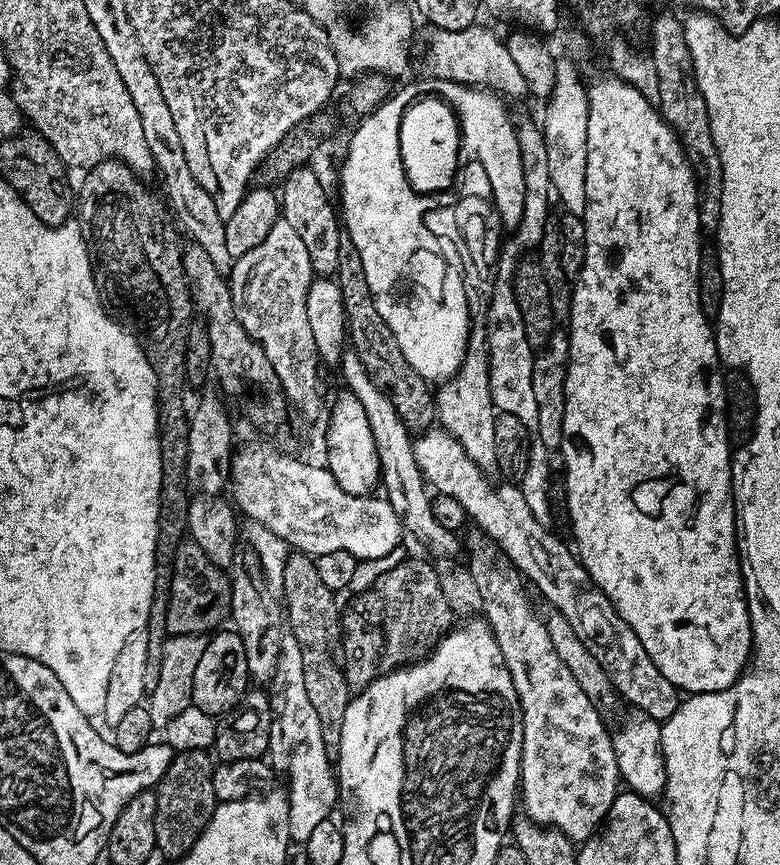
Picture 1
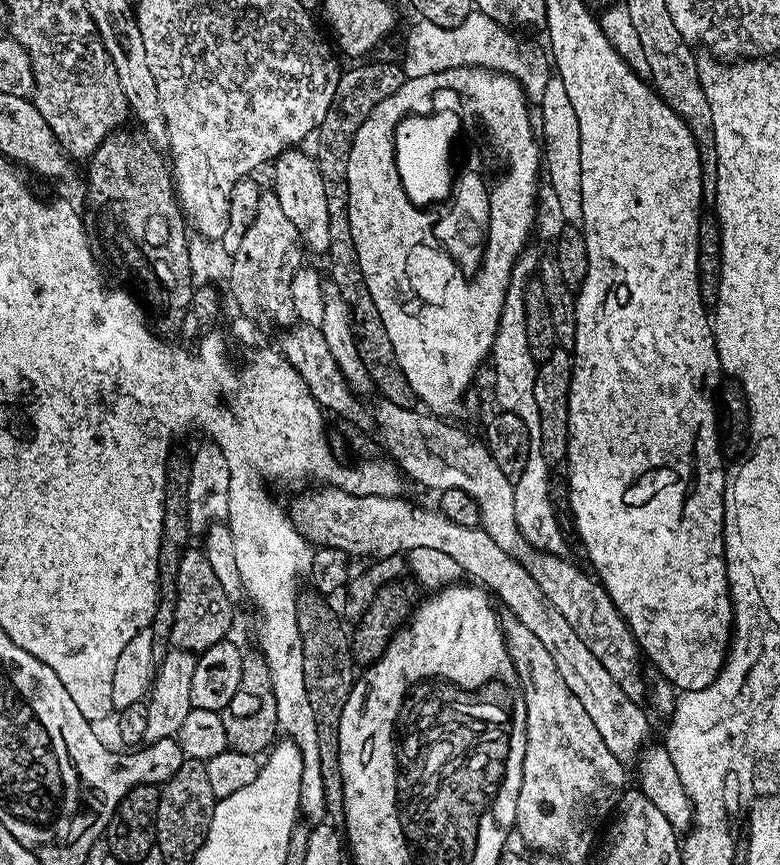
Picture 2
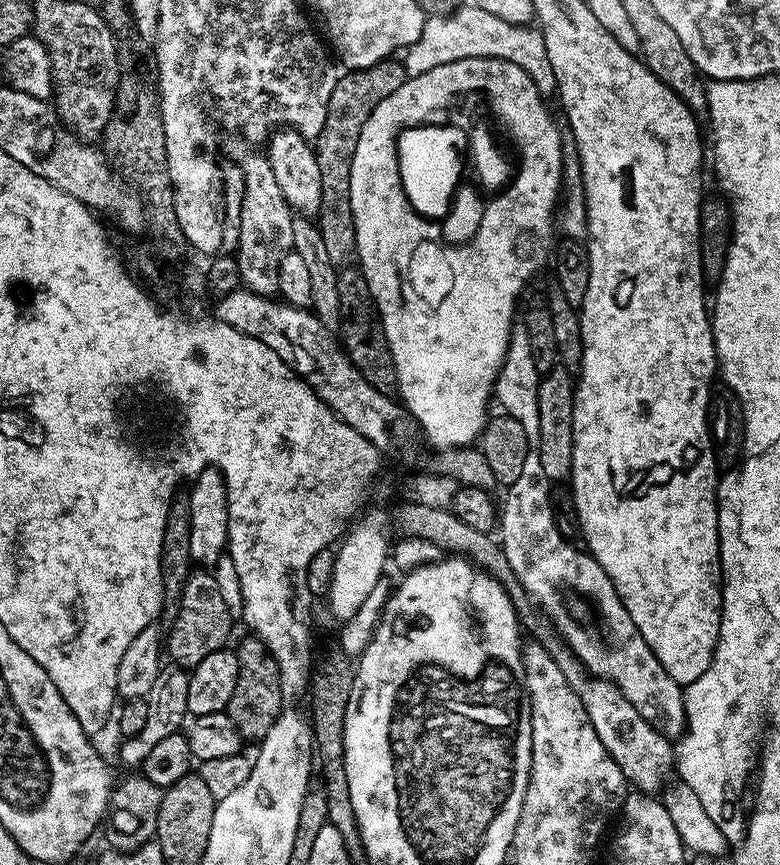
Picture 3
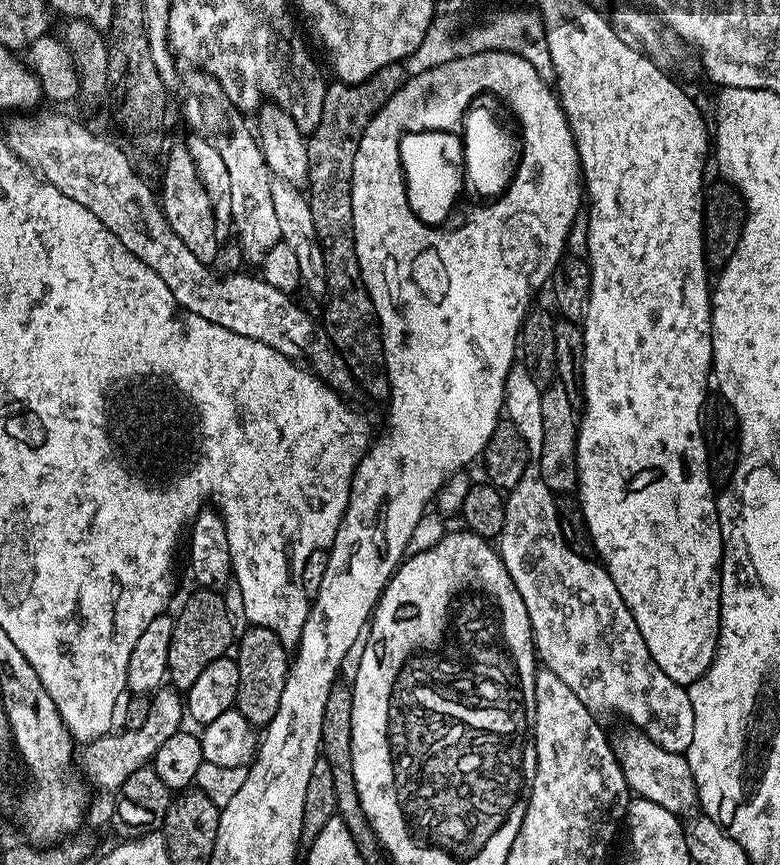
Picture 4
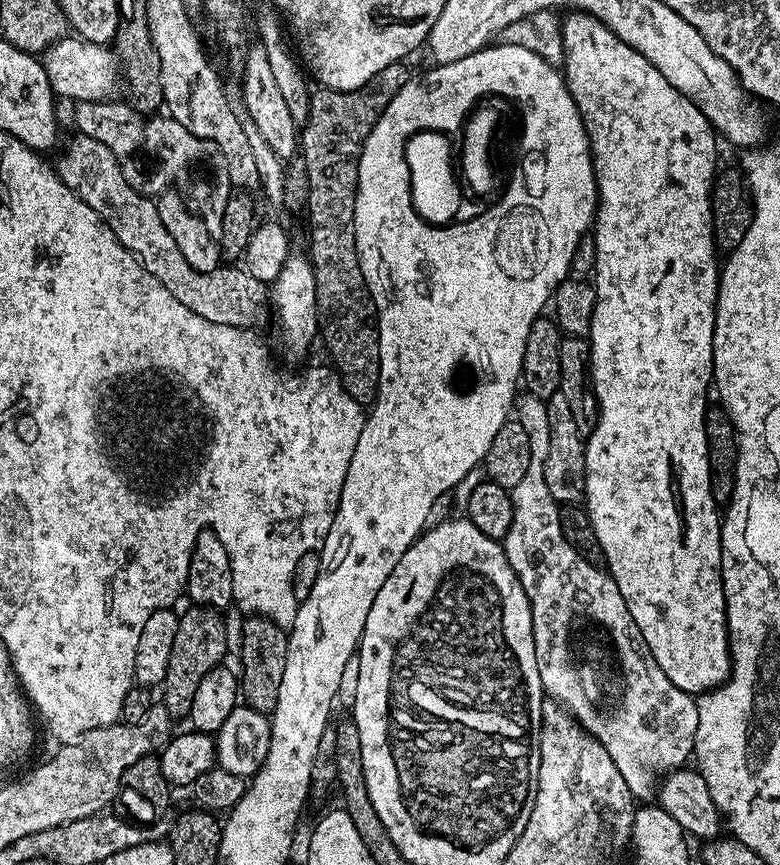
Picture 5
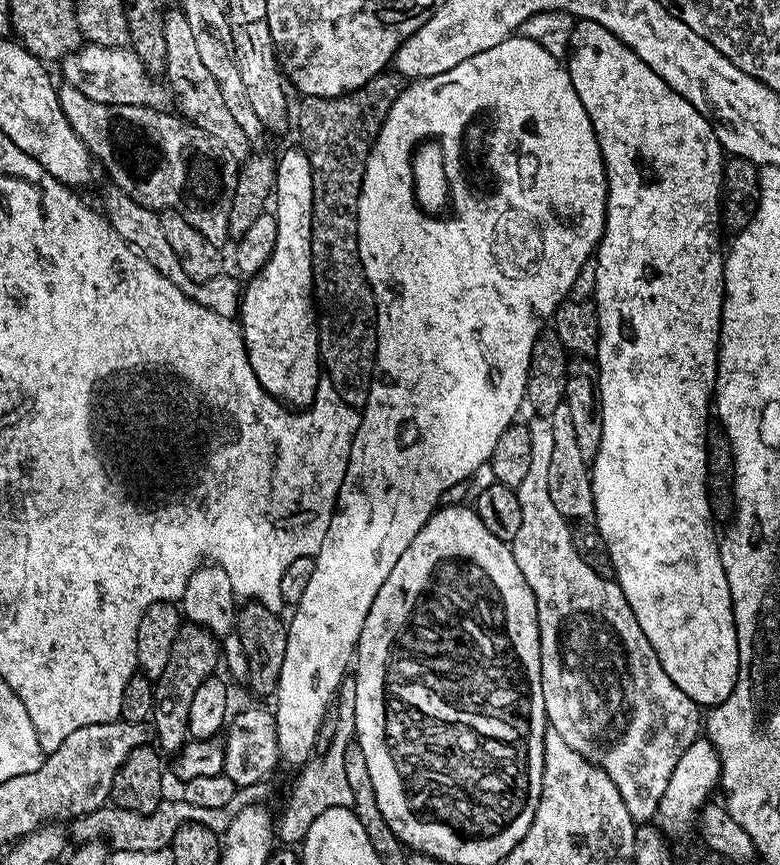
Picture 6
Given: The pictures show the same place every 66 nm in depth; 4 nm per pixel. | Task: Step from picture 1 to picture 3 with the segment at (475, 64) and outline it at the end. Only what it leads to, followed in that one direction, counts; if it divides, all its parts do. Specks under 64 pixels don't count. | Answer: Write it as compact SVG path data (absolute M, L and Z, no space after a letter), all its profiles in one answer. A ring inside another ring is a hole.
M461 6L447 14L432 14L425 19L422 34L402 56L402 63L409 76L426 74L434 66L446 66L446 62L458 62L462 58L498 58L522 66L541 94L556 92L554 70L546 54L544 33L539 27L527 24L511 24L496 18L487 10L473 6Z

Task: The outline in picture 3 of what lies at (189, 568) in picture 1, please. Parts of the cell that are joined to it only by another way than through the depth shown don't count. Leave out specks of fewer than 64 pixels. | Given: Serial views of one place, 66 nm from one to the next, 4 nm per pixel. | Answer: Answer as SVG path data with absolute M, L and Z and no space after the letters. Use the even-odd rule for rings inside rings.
M193 570L189 572L184 588L180 591L180 603L176 610L176 619L171 621L166 632L166 656L173 665L191 670L206 658L206 654L214 654L229 642L228 635L232 632L234 617L222 602L222 593L218 590L218 582L212 577L211 571Z

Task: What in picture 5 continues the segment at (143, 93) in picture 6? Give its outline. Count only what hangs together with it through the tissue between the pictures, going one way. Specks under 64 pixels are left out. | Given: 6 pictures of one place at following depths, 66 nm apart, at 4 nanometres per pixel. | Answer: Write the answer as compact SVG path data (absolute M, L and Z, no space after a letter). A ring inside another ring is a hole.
M67 36L51 44L42 54L42 63L53 95L62 100L107 101L117 95L118 86L122 84L122 65L115 51L107 45L90 43L77 36Z

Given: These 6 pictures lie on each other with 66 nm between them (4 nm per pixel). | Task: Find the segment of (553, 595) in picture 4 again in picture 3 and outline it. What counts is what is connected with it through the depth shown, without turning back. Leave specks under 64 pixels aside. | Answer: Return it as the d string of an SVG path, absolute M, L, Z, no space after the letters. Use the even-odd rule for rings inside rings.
M523 322L513 323L508 349L494 385L495 399L500 399L500 404L504 407L501 409L507 415L518 418L528 439L522 478L507 485L508 497L504 504L502 500L502 507L498 512L498 540L503 547L508 568L515 583L521 584L525 593L537 605L540 603L539 607L545 613L552 612L559 606L560 591L563 588L573 588L574 591L589 596L596 603L601 618L608 623L616 645L604 646L598 637L591 636L578 621L560 616L554 620L554 624L564 643L572 649L576 659L591 675L615 684L617 690L642 714L644 720L650 721L668 739L679 739L687 729L683 687L669 676L669 672L646 645L606 570L602 570L600 563L587 551L579 552L577 545L565 540L564 535L556 528L554 492L553 489L548 489L551 488L550 481L538 462L538 386L541 375L534 366L534 354L530 354L530 338L526 338L526 326Z

